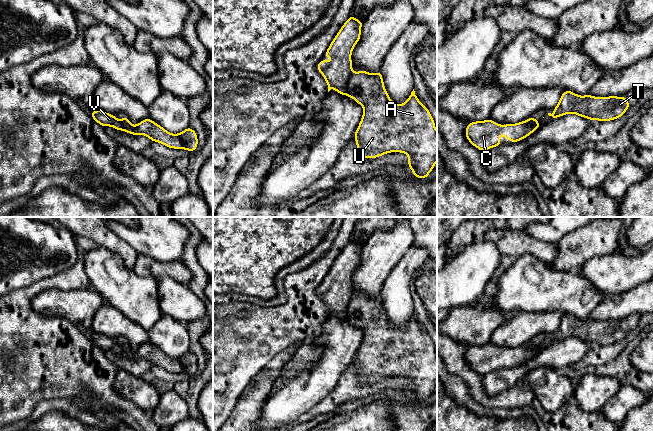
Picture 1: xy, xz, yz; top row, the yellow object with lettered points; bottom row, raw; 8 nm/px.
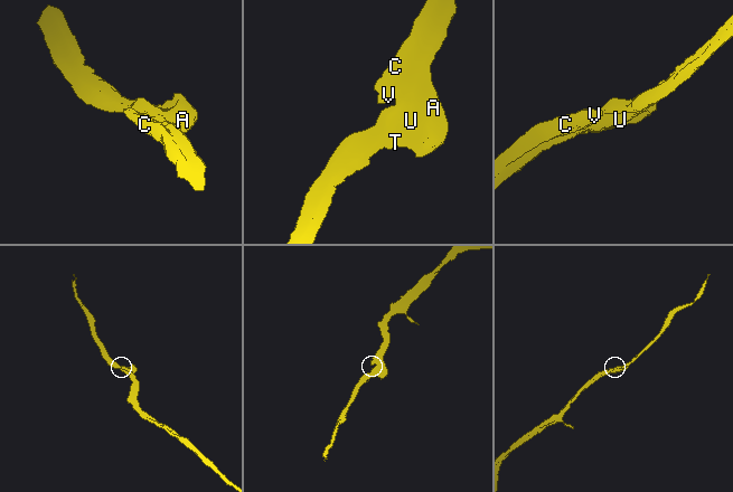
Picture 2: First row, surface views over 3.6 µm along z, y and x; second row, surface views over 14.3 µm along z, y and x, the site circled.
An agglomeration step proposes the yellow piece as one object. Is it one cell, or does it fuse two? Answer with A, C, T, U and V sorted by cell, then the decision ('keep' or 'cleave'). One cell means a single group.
groups A T U / C V; cleave

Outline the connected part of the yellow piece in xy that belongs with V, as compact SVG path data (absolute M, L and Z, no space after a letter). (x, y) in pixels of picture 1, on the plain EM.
M94 333L94 335L90 339L94 345L96 345L98 348L103 350L104 352L107 350L111 350L114 353L118 355L122 355L122 348L120 345L116 342L115 339L111 339L107 336L104 336L102 334Z

